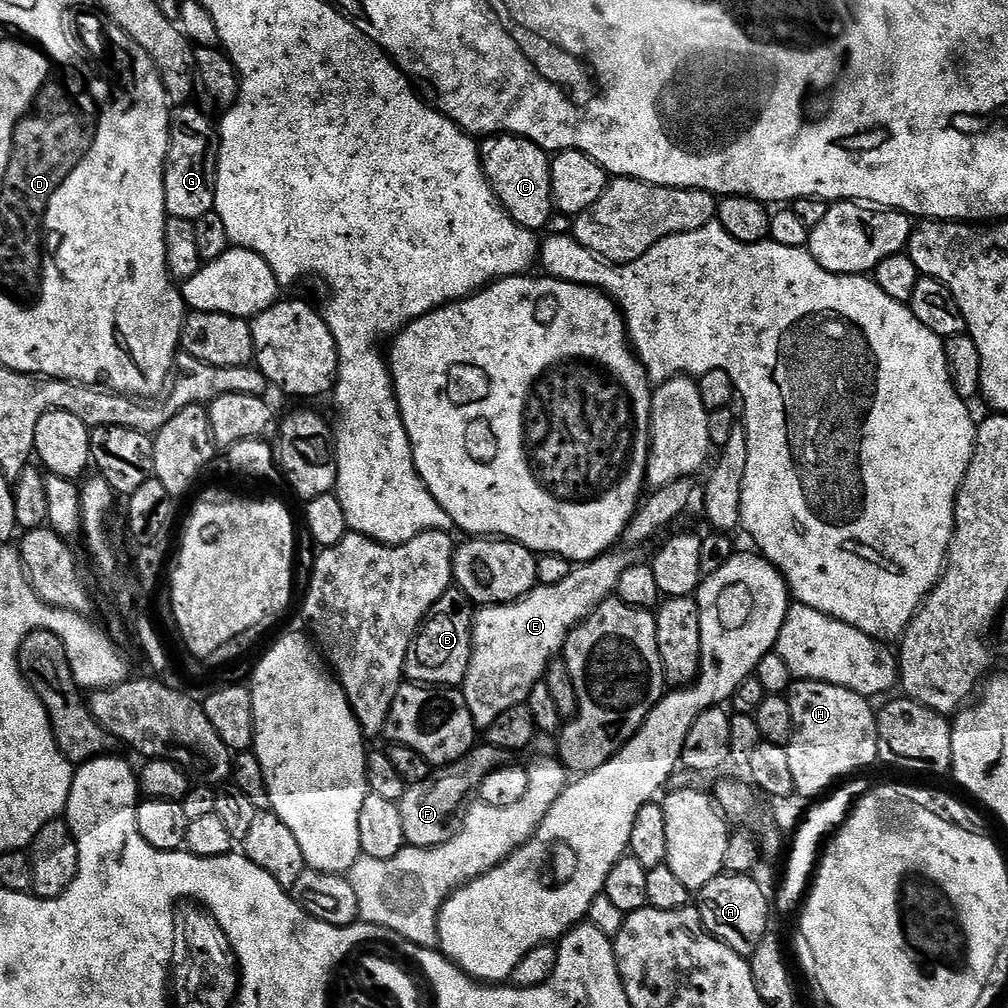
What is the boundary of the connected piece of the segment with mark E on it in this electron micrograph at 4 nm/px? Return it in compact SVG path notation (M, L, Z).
M609 550L594 561L581 563L573 567L568 577L557 585L540 584L530 594L526 594L515 604L503 606L484 606L475 613L472 634L472 657L468 673L462 685L466 706L474 718L477 729L483 730L510 706L527 701L530 690L544 679L548 665L563 653L568 634L581 623L583 617L589 616L603 600L609 599L618 586L618 578L634 563L634 556L628 550Z

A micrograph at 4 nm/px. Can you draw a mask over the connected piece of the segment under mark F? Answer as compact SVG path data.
M480 742L456 763L441 767L440 776L438 772L427 776L422 782L407 785L399 802L405 845L414 848L436 848L448 841L454 835L454 825L462 809L479 793L482 778L509 763L509 760L509 753L503 752L501 748Z

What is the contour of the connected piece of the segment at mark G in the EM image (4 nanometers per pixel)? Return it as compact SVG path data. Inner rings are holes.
M180 106L171 113L168 160L164 163L166 210L171 218L197 220L216 207L216 159L220 157L218 128L204 112Z

